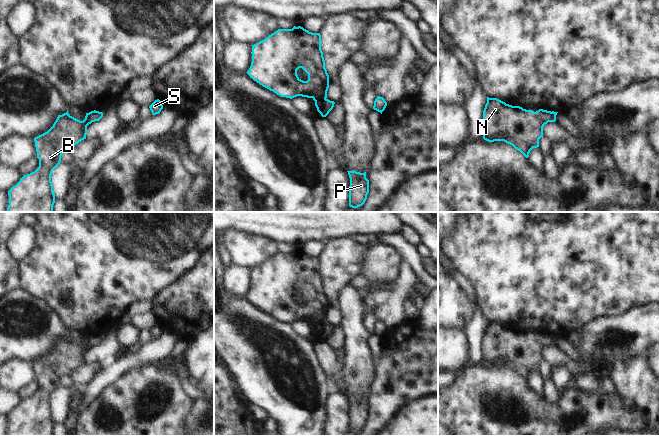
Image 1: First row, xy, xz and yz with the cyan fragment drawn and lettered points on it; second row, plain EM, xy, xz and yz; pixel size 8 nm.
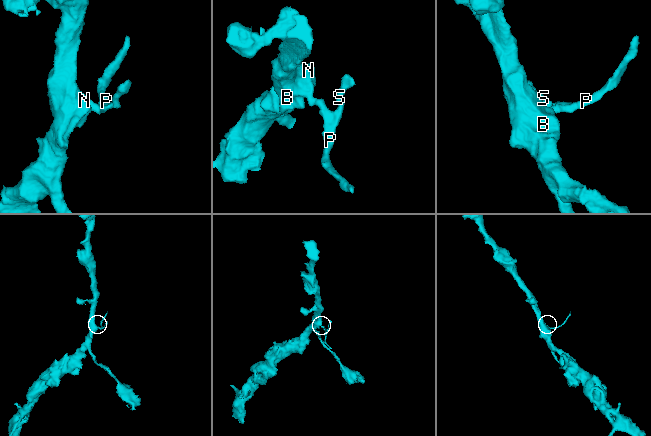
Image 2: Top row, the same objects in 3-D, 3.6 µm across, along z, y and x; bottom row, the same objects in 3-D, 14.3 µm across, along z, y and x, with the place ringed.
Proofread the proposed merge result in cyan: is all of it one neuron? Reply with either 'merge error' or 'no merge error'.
no merge error

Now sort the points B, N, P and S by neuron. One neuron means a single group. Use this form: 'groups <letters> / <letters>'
groups B N P S

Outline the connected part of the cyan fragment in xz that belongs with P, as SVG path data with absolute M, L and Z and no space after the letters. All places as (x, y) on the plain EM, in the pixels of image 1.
M354 394L347 396L350 402L349 430L358 432L362 430L367 423L369 404L366 402L366 396L360 397Z

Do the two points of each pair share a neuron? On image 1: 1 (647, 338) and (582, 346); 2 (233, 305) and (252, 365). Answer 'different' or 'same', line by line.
1: same
2: same

